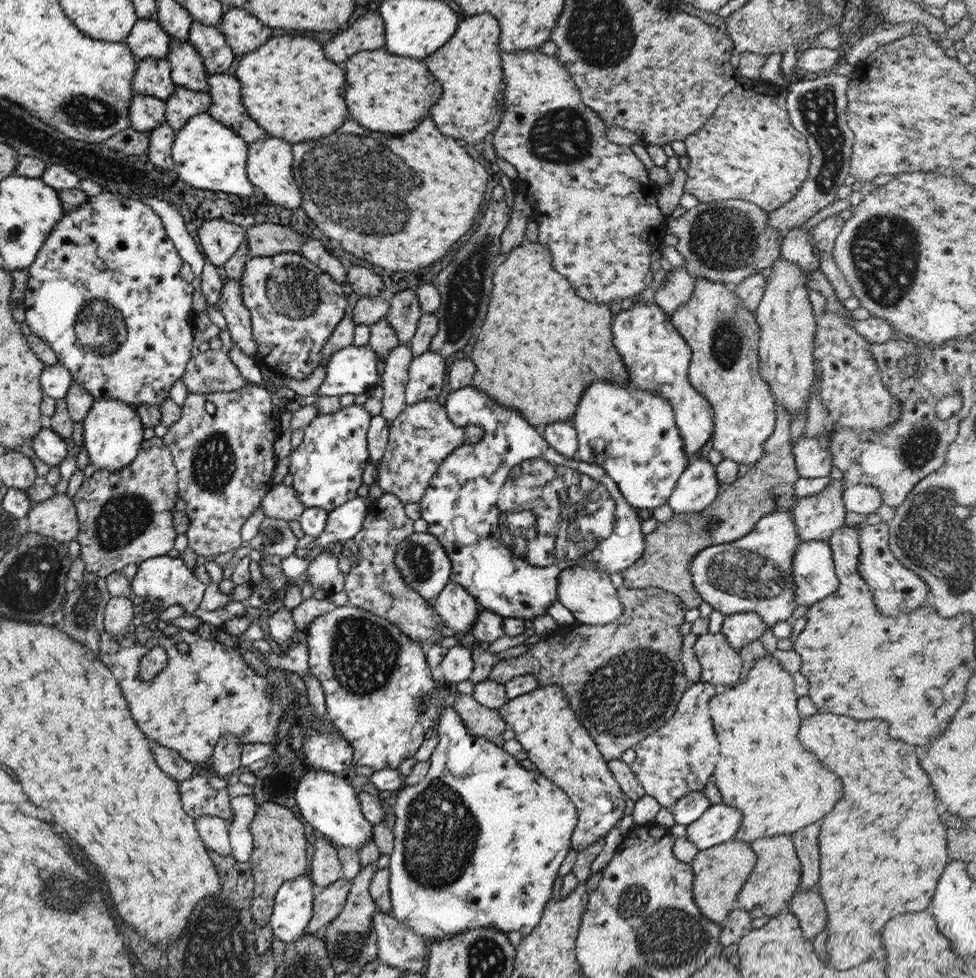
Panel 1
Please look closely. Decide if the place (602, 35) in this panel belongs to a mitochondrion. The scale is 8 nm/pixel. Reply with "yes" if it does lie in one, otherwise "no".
yes

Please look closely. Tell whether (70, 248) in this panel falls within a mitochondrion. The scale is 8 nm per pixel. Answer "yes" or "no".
no

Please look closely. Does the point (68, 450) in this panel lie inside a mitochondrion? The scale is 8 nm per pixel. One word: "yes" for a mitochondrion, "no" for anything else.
no

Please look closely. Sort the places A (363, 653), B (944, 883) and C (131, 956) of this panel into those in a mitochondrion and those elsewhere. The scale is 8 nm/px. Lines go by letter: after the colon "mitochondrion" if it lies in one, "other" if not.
A: mitochondrion
B: other
C: other

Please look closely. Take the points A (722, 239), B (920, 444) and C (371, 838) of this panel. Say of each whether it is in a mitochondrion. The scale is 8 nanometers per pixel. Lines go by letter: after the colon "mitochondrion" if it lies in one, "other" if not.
A: mitochondrion
B: mitochondrion
C: other

